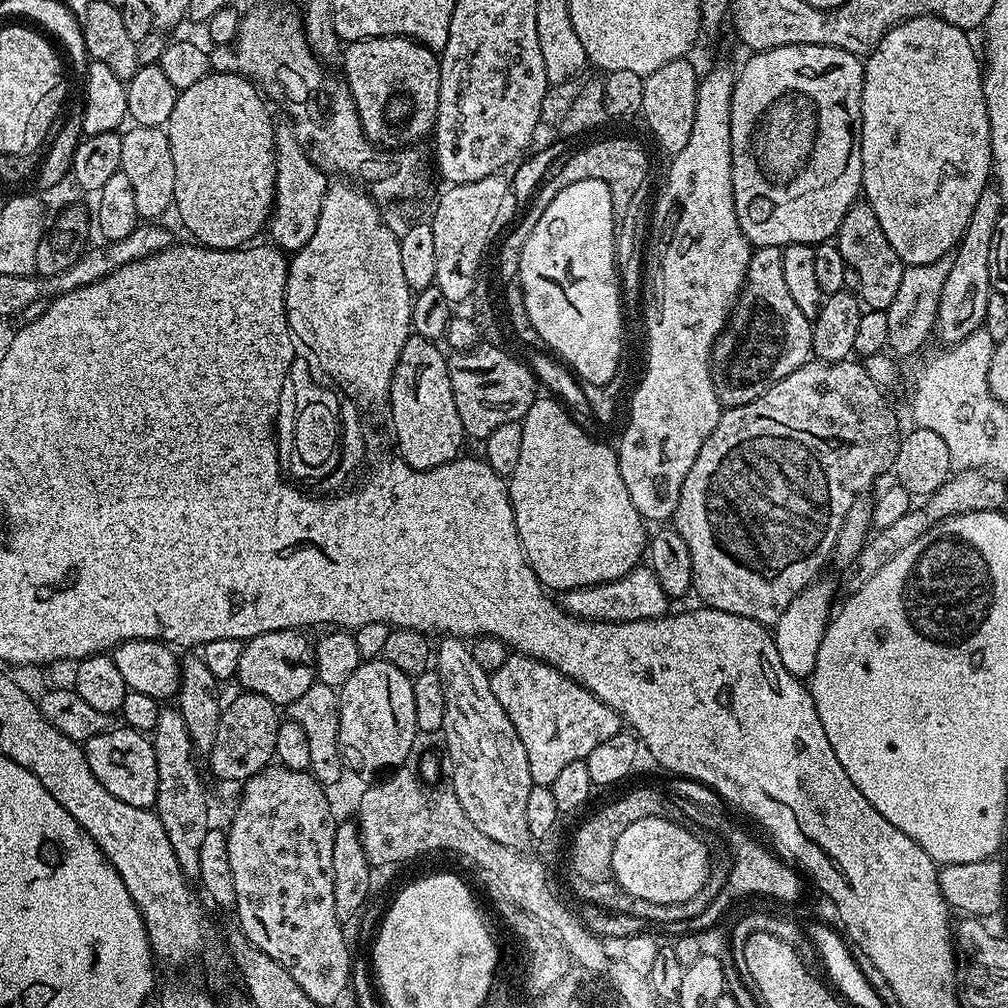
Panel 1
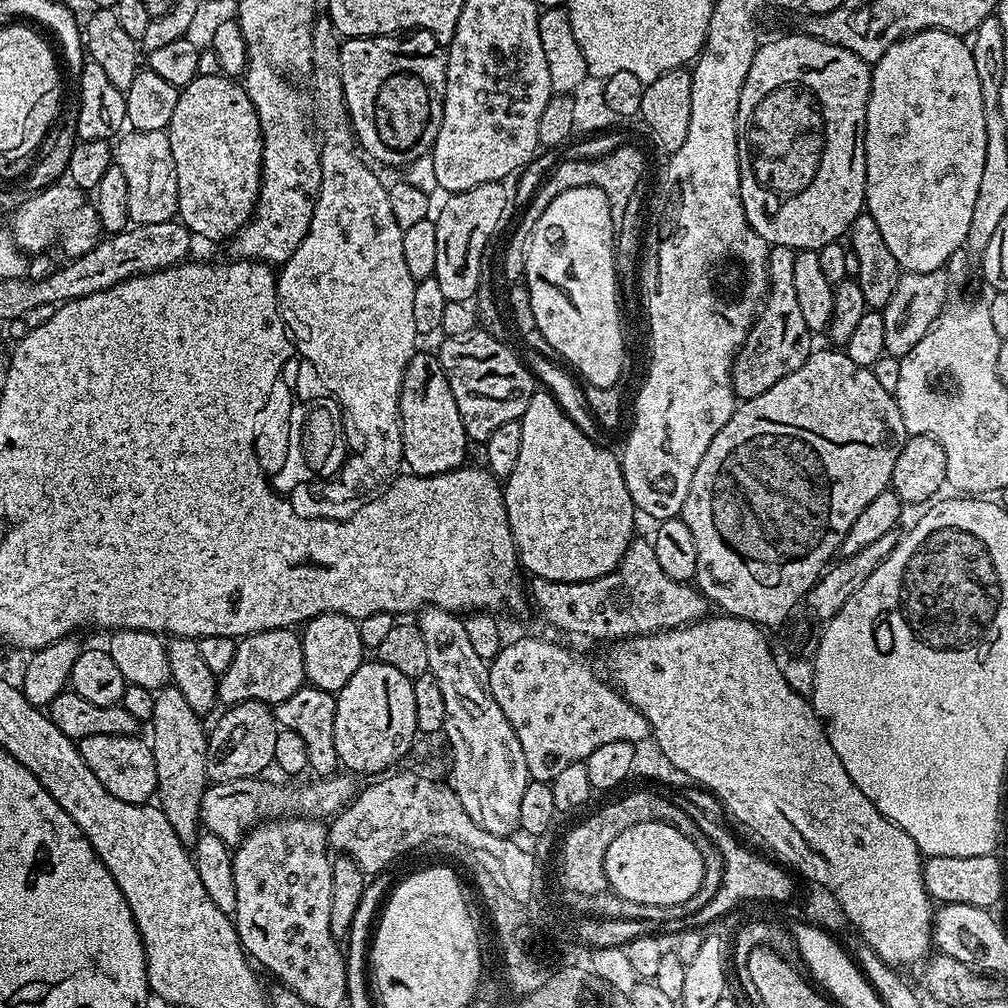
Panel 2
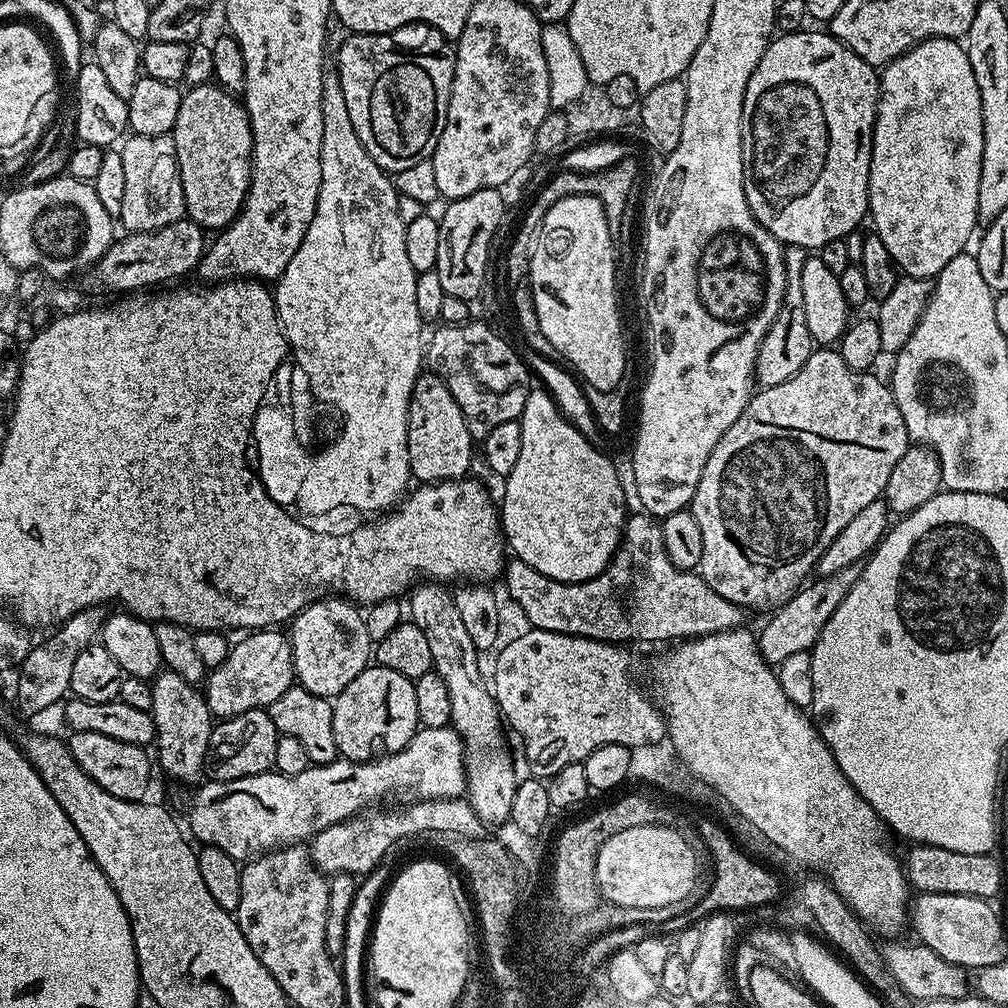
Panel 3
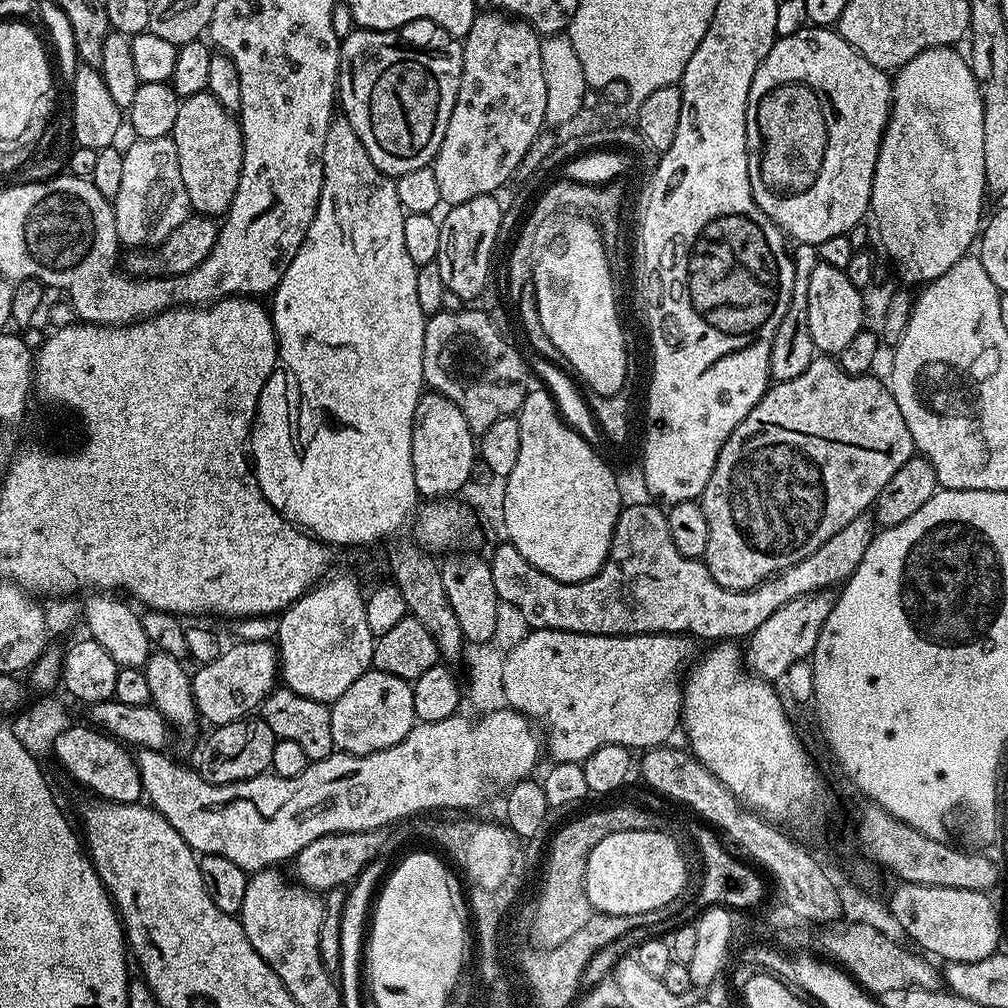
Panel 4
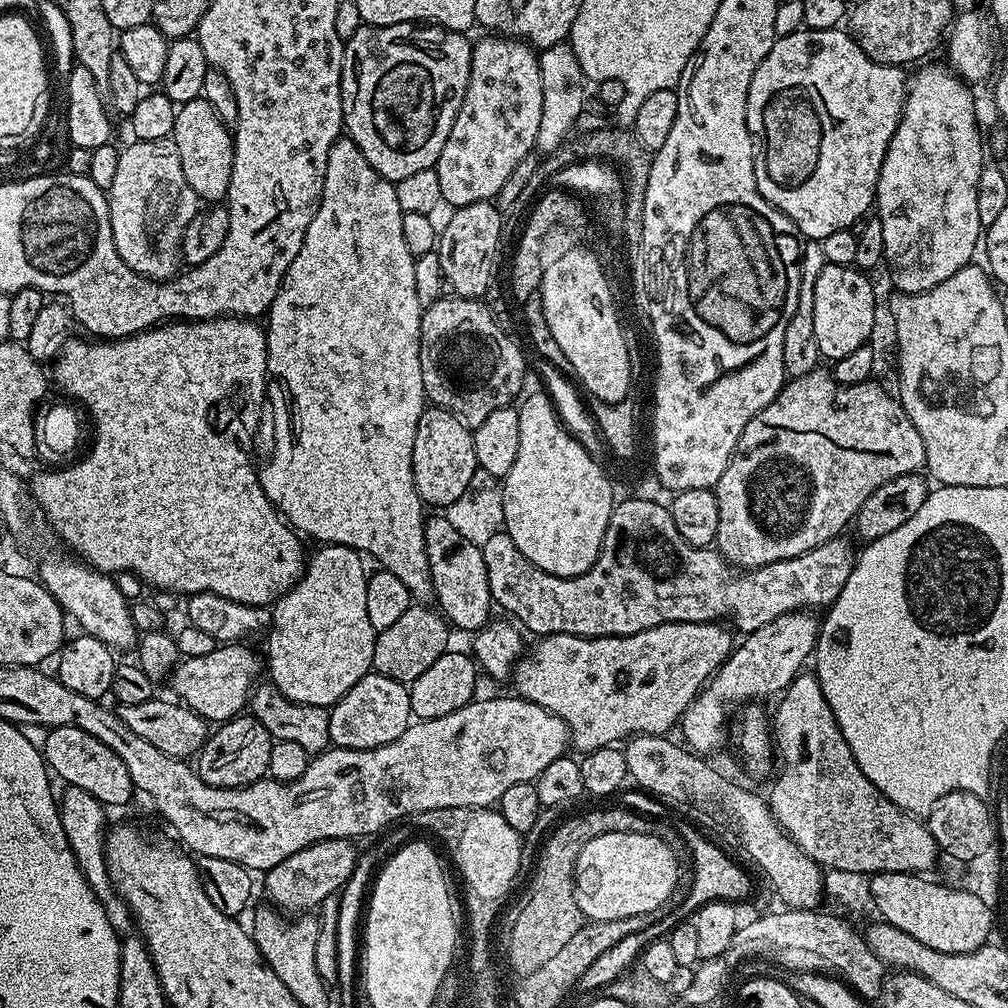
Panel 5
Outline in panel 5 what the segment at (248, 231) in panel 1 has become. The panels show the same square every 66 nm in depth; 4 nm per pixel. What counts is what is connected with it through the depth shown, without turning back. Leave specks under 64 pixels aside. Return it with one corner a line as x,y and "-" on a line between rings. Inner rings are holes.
202,98
179,105
174,118
171,140
178,146
182,158
182,174
190,182
190,190
204,202
220,202
227,197
230,174
234,166
233,133
229,125
216,117
216,112

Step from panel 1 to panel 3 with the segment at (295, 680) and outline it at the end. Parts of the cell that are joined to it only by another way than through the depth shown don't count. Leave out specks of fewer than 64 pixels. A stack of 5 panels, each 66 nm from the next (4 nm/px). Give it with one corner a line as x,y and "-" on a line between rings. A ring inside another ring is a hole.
270,627
241,635
244,637
229,647
226,662
207,673
202,691
213,717
246,714
246,710
251,708
267,710
275,700
282,698
282,694
286,694
286,690
294,687
296,671
292,642
285,633
283,636
280,632
283,631

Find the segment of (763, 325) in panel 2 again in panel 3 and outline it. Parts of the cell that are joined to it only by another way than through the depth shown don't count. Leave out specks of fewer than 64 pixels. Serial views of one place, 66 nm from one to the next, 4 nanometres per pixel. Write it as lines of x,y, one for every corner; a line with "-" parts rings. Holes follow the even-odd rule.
787,245
784,248
784,265
786,266
786,294
782,298
782,306
778,318
766,330
766,338
762,338
758,358
756,359
755,383
760,388
778,386
786,382
810,358
814,350
814,341
810,330
806,330
806,310
802,307
802,266
806,266
810,252
802,246

